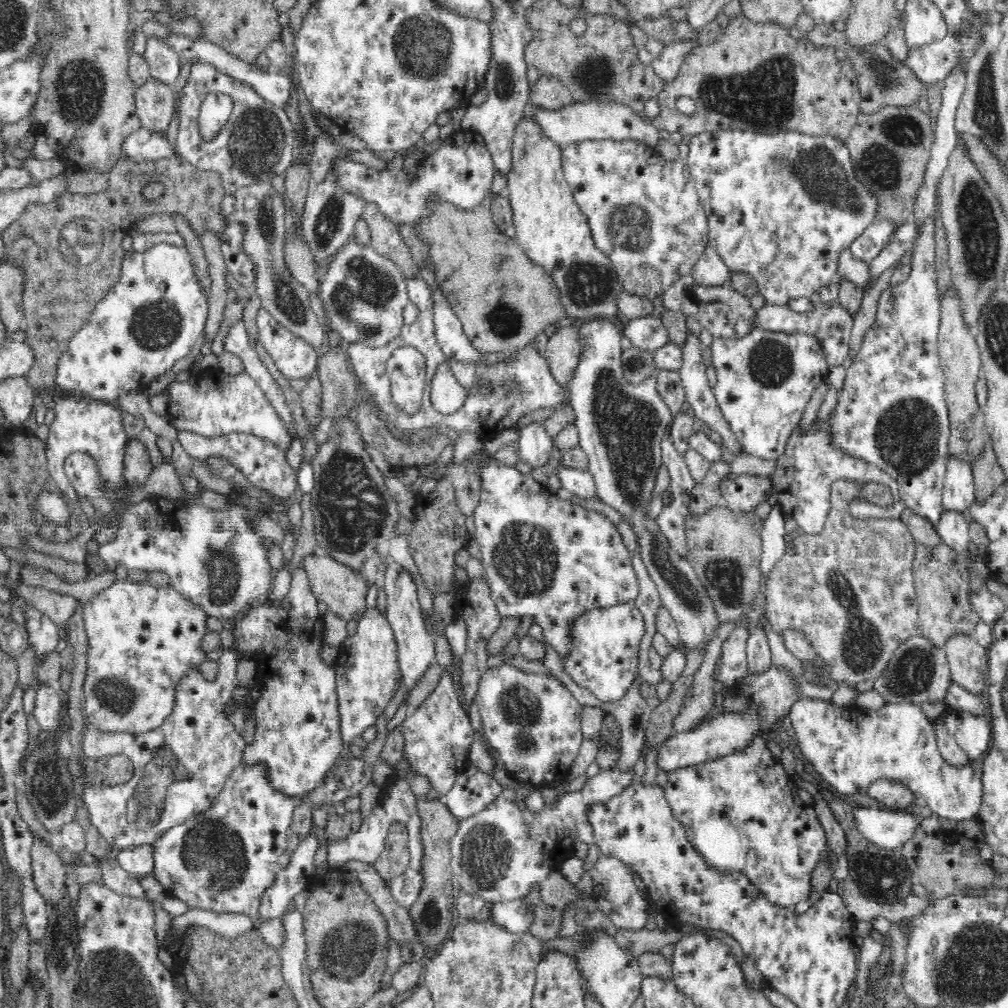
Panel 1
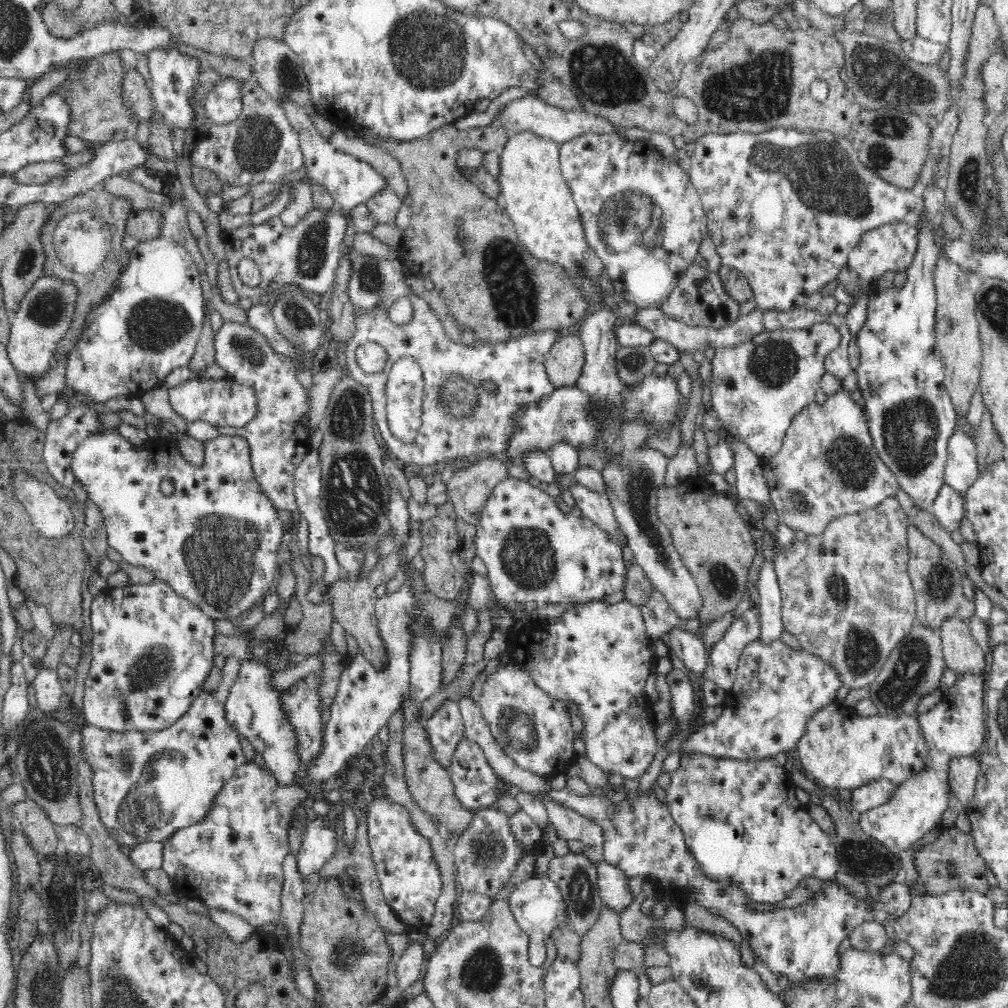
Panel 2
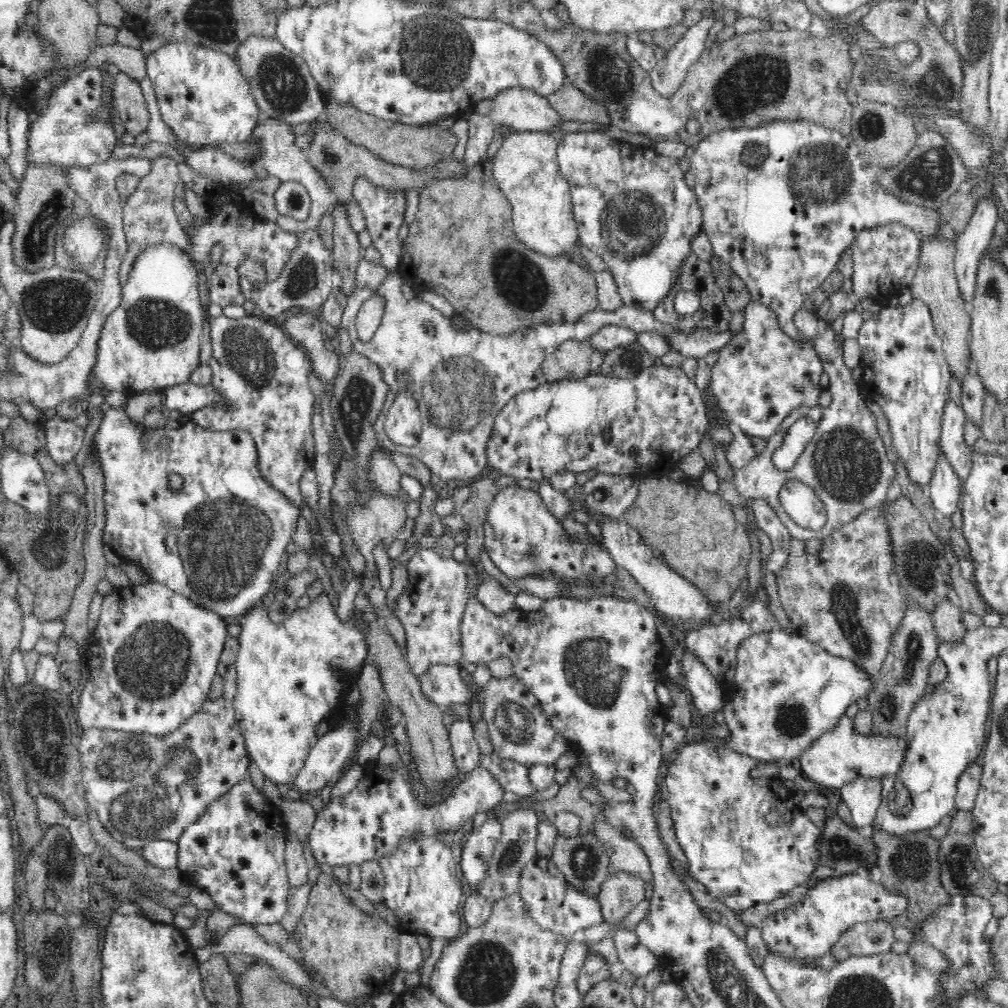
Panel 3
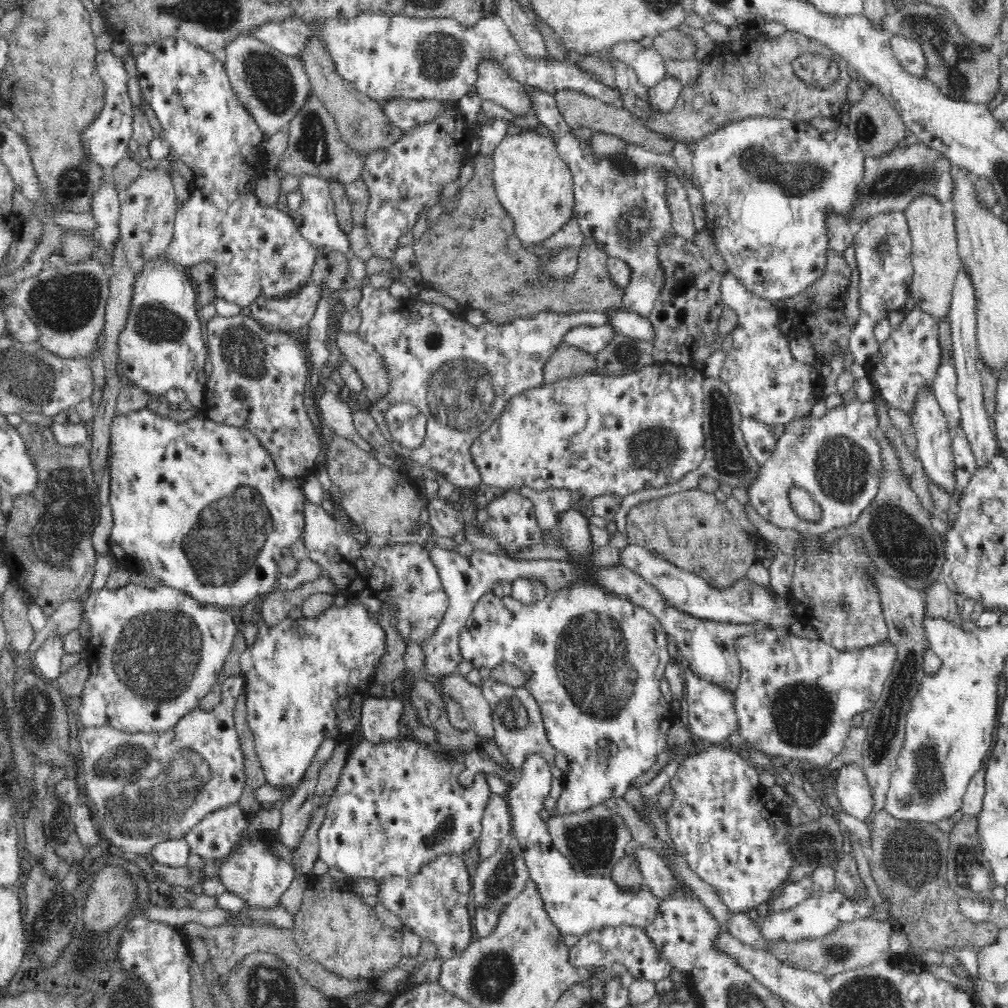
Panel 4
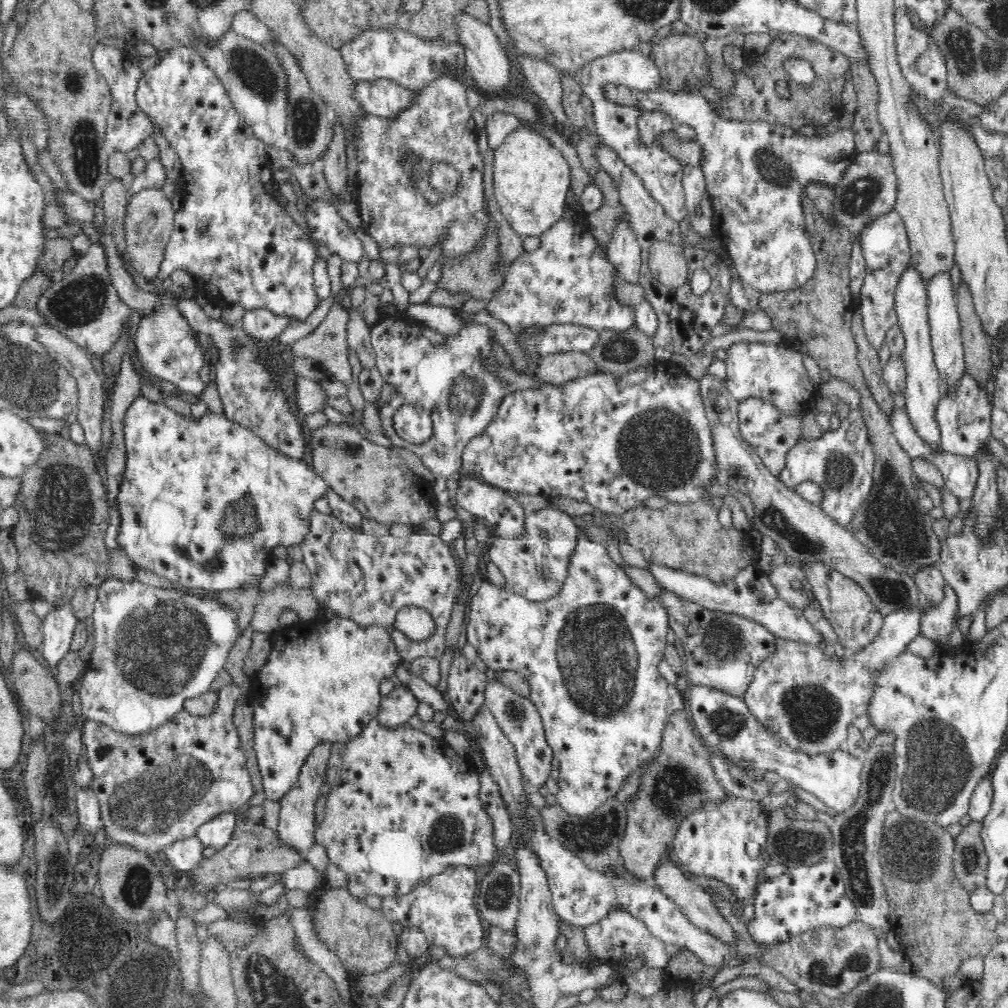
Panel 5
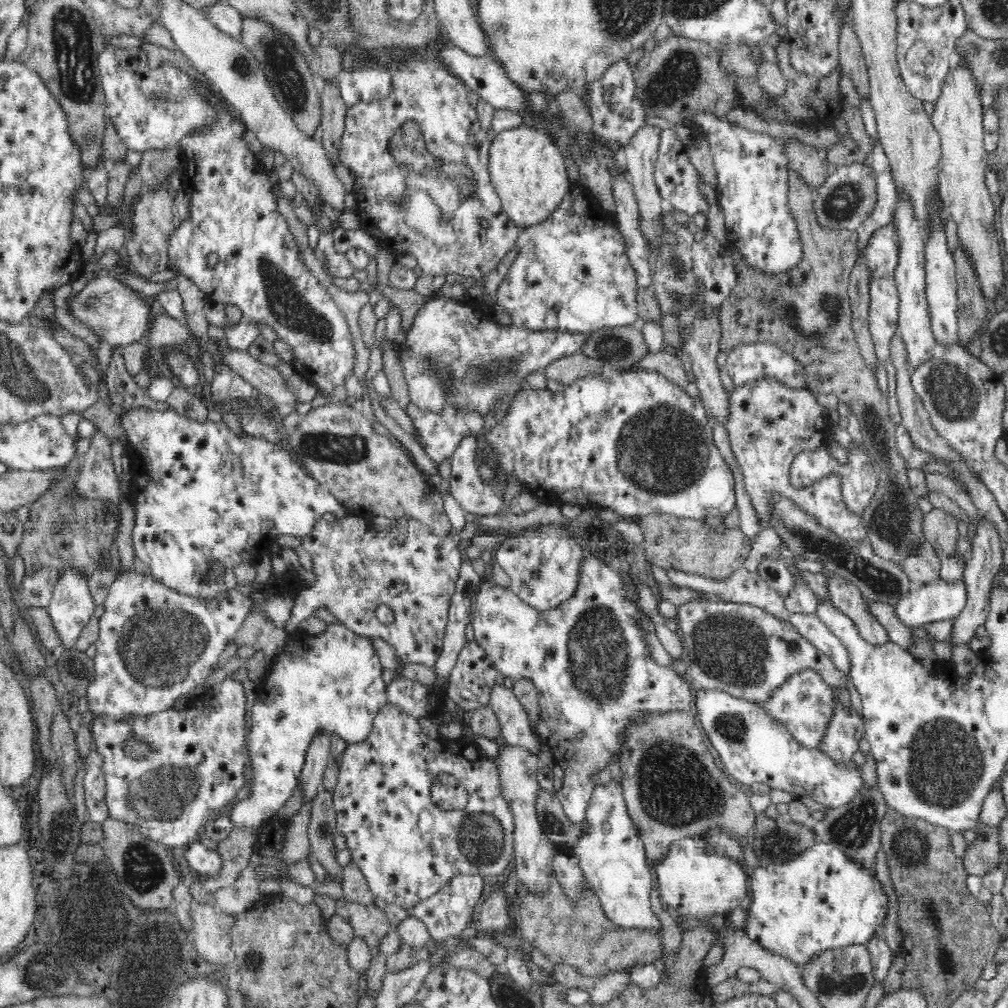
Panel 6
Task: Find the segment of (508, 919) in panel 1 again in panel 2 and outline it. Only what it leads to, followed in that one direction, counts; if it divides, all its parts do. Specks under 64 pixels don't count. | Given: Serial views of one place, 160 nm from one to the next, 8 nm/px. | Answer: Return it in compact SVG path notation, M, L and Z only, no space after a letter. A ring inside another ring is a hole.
M547 873L533 875L524 881L519 881L515 890L507 898L508 908L518 923L520 930L529 936L530 948L529 958L534 965L541 965L547 955L542 941L548 938L552 930L566 921L564 912L564 901L559 888L552 881L548 880Z

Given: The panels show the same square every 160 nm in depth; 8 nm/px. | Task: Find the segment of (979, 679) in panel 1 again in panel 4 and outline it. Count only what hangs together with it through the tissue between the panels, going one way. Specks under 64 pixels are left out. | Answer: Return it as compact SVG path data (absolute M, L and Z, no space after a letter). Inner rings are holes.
M933 581L925 596L927 618L945 620L960 627L964 620L958 610L954 593L944 585L944 582Z

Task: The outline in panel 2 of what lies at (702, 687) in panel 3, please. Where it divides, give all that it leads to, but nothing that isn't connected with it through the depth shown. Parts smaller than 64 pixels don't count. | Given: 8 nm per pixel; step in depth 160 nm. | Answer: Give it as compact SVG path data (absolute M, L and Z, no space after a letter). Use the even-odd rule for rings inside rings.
M676 625L668 631L668 642L672 652L684 663L684 668L704 678L708 656L702 640L696 638L694 632Z

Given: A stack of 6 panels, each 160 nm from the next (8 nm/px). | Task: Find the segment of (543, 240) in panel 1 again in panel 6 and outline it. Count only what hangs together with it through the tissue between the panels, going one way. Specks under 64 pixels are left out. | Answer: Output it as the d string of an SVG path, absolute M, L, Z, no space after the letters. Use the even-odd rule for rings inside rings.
M524 125L496 134L489 146L489 178L502 210L524 229L546 222L571 188L562 151L546 132Z

